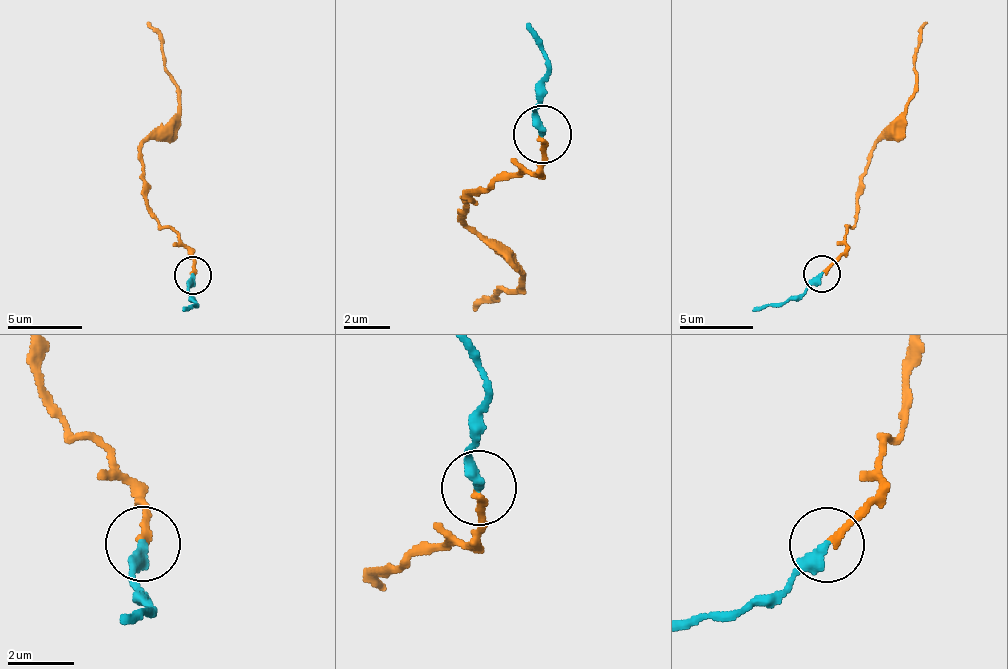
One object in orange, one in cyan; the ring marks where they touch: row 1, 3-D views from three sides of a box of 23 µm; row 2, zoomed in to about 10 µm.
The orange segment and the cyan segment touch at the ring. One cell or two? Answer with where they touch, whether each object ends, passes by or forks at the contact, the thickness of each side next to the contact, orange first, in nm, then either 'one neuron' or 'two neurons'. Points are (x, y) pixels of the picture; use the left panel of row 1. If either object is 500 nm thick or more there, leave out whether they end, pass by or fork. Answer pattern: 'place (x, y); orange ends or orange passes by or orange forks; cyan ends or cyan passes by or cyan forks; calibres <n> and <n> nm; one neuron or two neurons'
place (193, 275); orange ends; cyan ends; calibres 240 and 380 nm; two neurons

